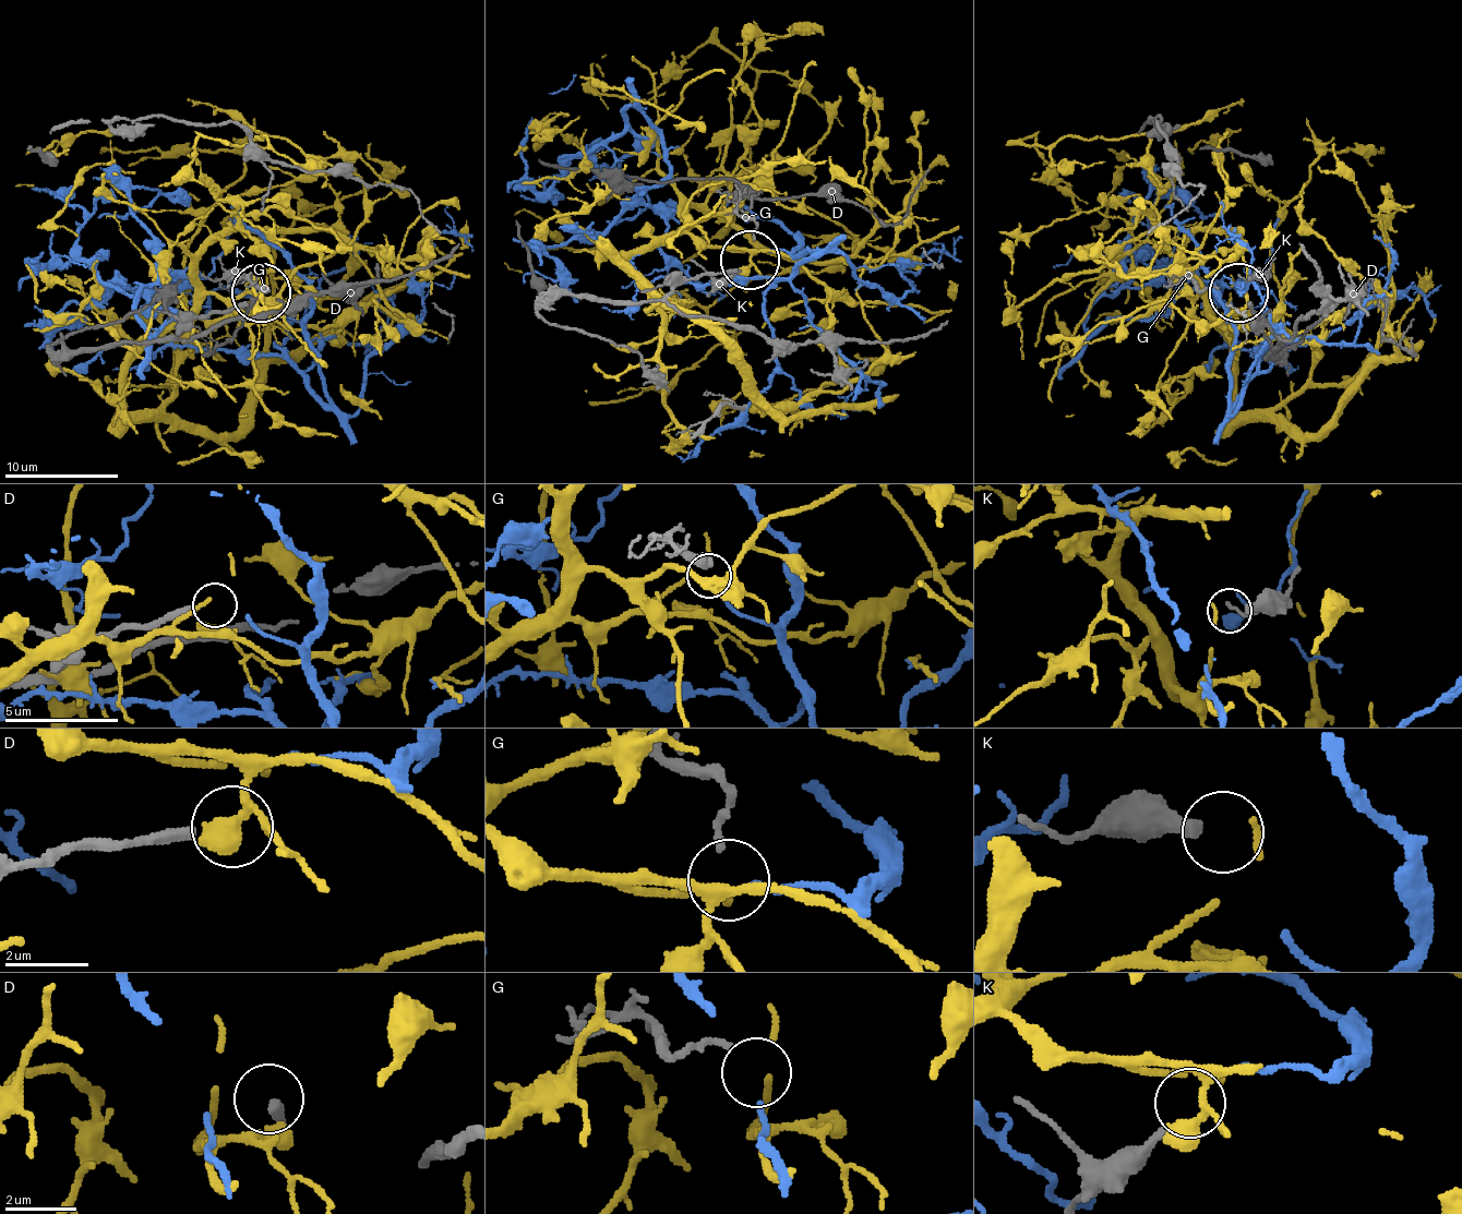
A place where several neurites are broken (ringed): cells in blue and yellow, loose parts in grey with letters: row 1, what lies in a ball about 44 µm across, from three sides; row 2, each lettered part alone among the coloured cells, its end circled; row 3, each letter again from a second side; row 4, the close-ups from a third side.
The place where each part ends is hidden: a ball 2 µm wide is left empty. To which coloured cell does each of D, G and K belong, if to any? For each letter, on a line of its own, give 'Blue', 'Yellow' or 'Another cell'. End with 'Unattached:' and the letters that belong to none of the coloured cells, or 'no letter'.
D: Another cell
G: Blue
K: Yellow
Unattached: D

